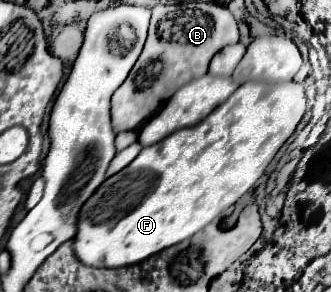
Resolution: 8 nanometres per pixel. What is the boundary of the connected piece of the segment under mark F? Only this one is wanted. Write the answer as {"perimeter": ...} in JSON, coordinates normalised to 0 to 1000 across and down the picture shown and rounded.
{"perimeter":[[[755,277],[725,291],[604,421],[538,442],[483,490],[435,503],[393,565],[326,606],[248,702],[230,764],[236,791],[218,839],[230,887],[272,914],[350,921],[423,901],[489,853],[574,818],[773,634],[840,510],[888,455],[918,394],[918,373],[918,305],[894,277],[846,291],[785,291]]]}

